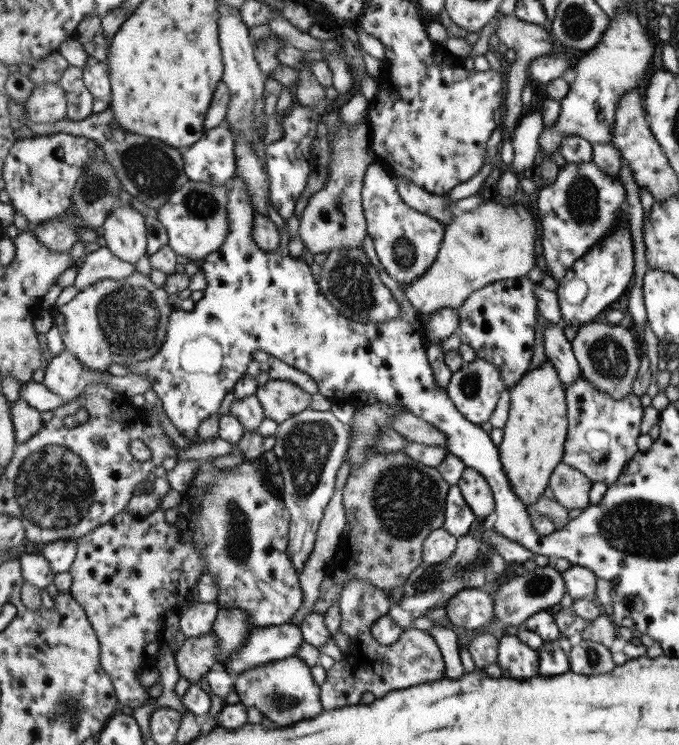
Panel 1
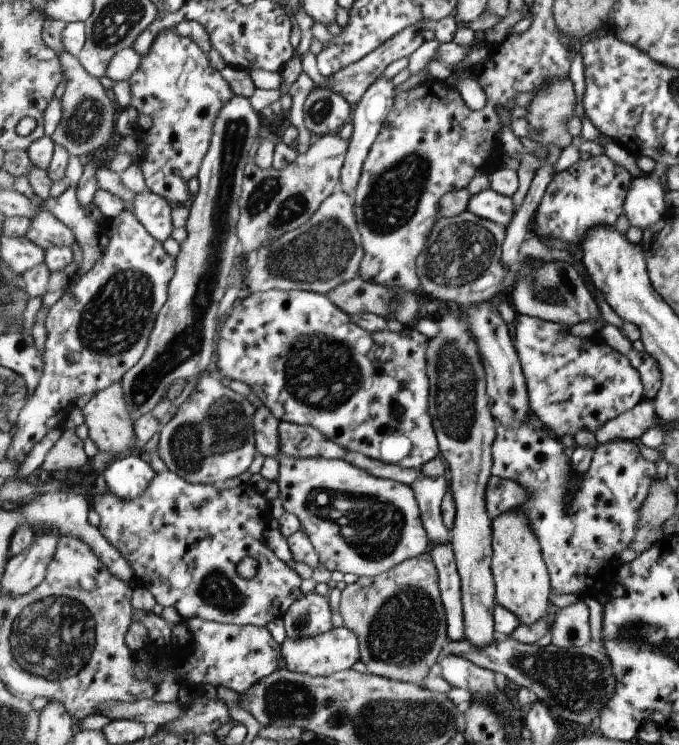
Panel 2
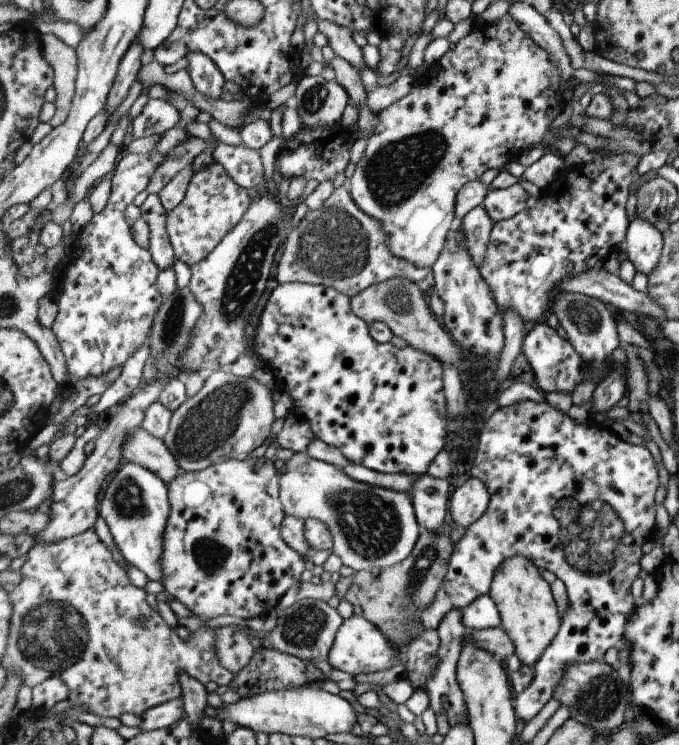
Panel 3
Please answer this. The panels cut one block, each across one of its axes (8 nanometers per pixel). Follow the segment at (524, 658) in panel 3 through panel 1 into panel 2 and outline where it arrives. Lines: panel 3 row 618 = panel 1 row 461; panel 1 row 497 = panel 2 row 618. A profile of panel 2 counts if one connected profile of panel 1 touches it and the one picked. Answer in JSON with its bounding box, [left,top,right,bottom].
[492,508,552,625]

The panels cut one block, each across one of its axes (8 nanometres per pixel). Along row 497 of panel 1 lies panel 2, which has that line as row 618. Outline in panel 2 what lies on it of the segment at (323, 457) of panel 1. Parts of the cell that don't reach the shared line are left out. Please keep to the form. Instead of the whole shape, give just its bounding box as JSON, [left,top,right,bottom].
[283,593,335,638]

